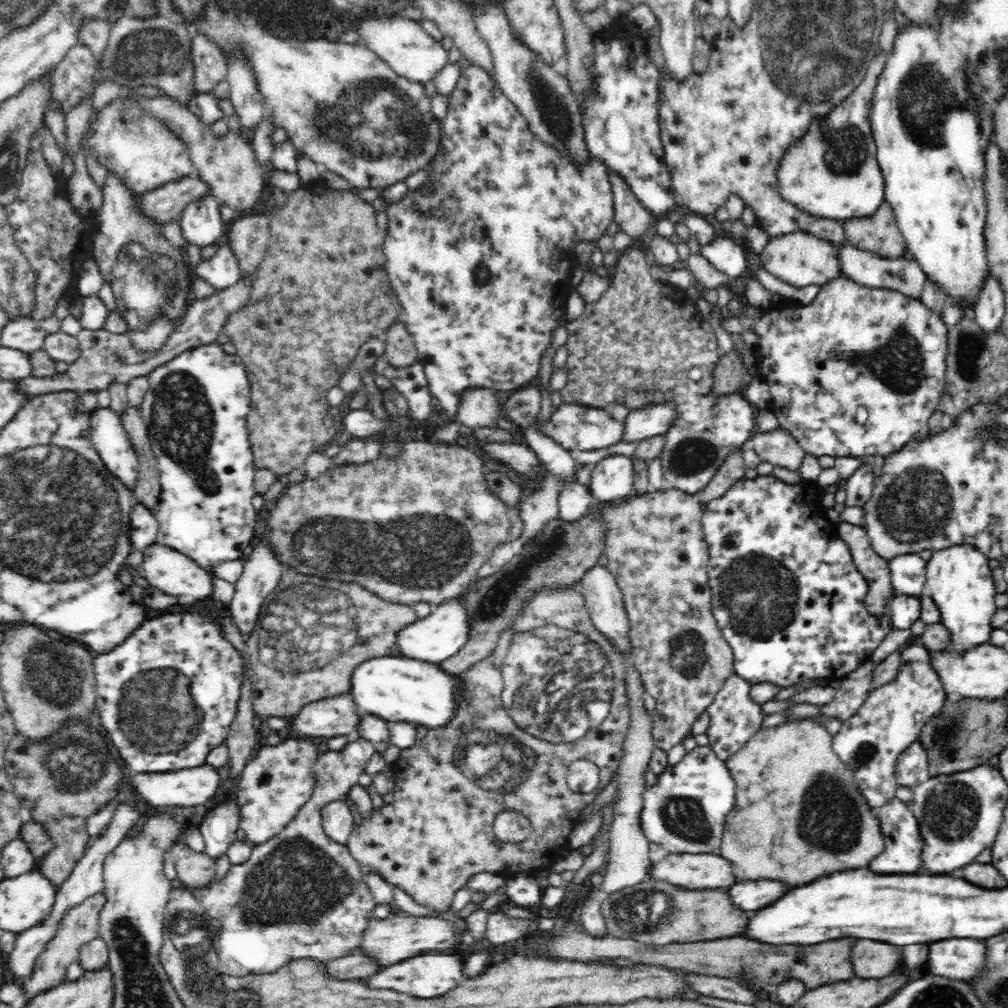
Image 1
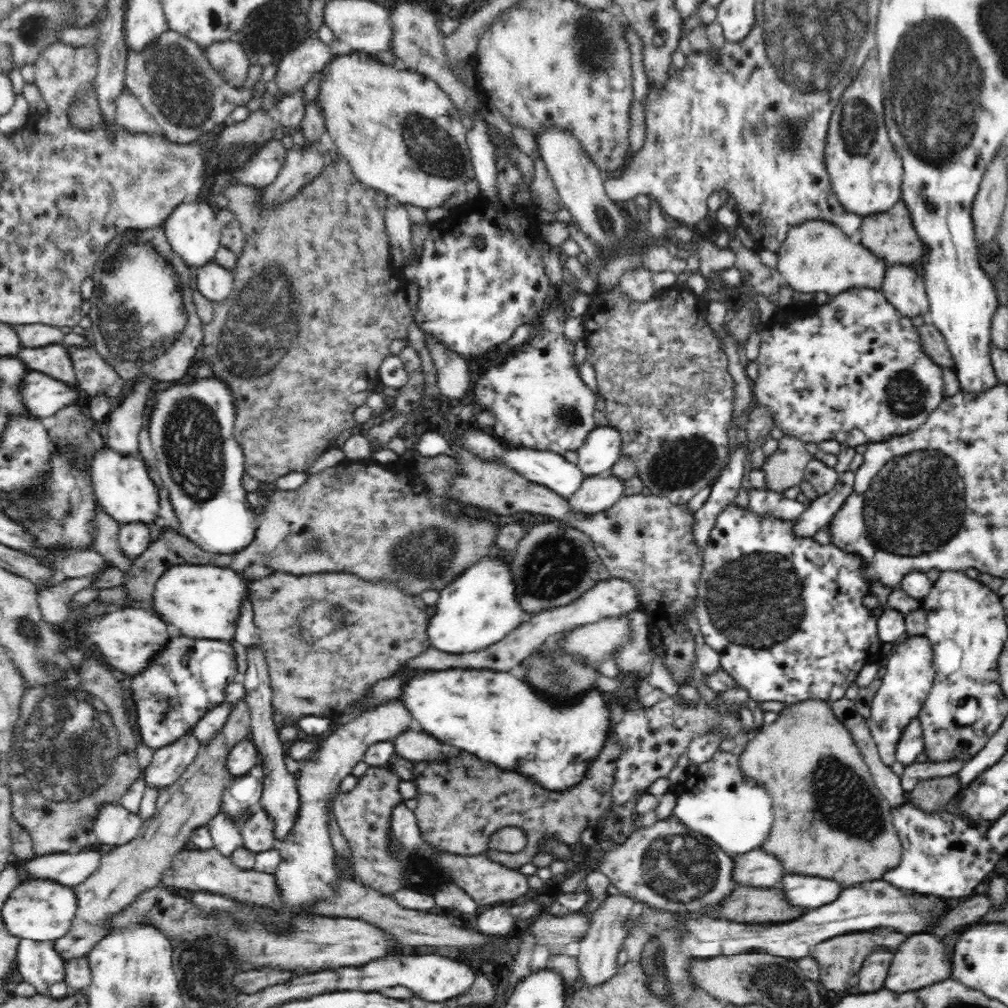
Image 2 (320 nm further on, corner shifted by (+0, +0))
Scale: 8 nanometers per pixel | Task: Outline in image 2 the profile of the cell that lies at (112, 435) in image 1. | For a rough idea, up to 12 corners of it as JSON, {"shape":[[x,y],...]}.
{"shape":[[106,446],[89,473],[118,523],[162,522],[159,486],[138,456]]}

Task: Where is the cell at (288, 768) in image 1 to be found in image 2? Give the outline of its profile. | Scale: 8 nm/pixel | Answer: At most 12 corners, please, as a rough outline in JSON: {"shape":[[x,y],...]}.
{"shape":[[257,807],[239,831],[252,853],[277,848],[274,825]]}

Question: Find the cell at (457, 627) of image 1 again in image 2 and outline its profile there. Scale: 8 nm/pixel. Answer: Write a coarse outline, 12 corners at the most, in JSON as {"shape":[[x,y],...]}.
{"shape":[[480,558],[440,591],[442,653],[492,646],[530,617],[510,558]]}

